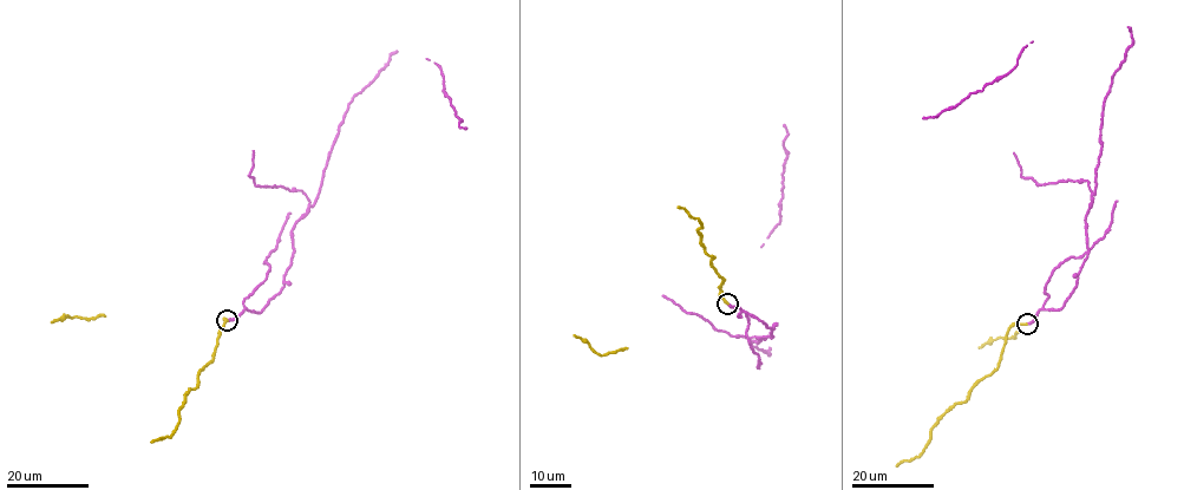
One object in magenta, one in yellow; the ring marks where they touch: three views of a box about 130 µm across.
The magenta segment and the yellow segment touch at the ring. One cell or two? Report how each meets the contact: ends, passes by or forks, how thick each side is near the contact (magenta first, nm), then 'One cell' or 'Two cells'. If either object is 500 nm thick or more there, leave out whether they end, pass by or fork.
At the ring magenta ends. At the ring yellow ends. Thickness 260 nm (magenta) against 280 nm. Two cells

